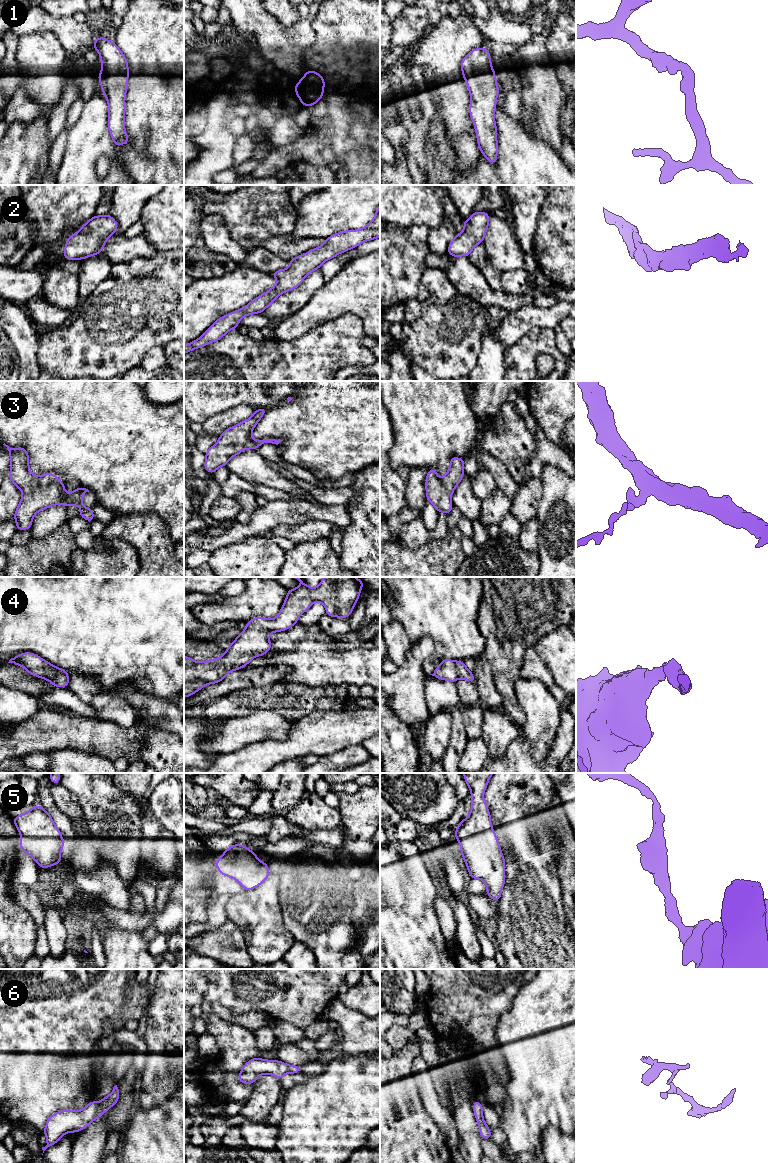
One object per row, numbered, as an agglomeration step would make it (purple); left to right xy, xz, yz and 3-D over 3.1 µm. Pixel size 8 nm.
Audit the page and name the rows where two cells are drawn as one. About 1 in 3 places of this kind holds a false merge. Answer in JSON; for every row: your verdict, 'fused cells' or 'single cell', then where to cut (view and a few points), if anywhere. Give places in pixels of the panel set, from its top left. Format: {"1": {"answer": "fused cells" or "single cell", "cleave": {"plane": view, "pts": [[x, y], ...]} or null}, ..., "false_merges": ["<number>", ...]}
{"1": {"answer": "single cell", "cleave": null}, "2": {"answer": "single cell", "cleave": null}, "3": {"answer": "single cell", "cleave": null}, "4": {"answer": "single cell", "cleave": null}, "5": {"answer": "single cell", "cleave": null}, "6": {"answer": "single cell", "cleave": null}, "false_merges": []}

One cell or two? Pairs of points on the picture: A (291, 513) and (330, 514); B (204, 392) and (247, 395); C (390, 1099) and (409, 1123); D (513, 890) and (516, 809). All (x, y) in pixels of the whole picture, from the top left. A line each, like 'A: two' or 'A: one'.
A: one
B: one
C: one
D: one

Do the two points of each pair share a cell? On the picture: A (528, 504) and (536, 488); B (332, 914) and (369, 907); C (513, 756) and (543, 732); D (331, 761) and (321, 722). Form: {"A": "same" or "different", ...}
{"A": "same", "B": "different", "C": "different", "D": "different"}

